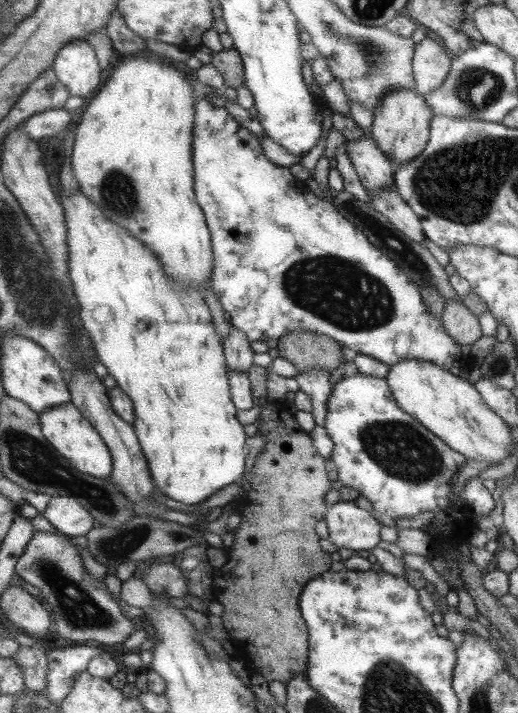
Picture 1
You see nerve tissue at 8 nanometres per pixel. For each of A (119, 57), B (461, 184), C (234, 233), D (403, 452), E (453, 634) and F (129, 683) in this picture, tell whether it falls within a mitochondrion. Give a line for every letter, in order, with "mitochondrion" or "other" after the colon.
A: other
B: mitochondrion
C: other
D: mitochondrion
E: other
F: other

